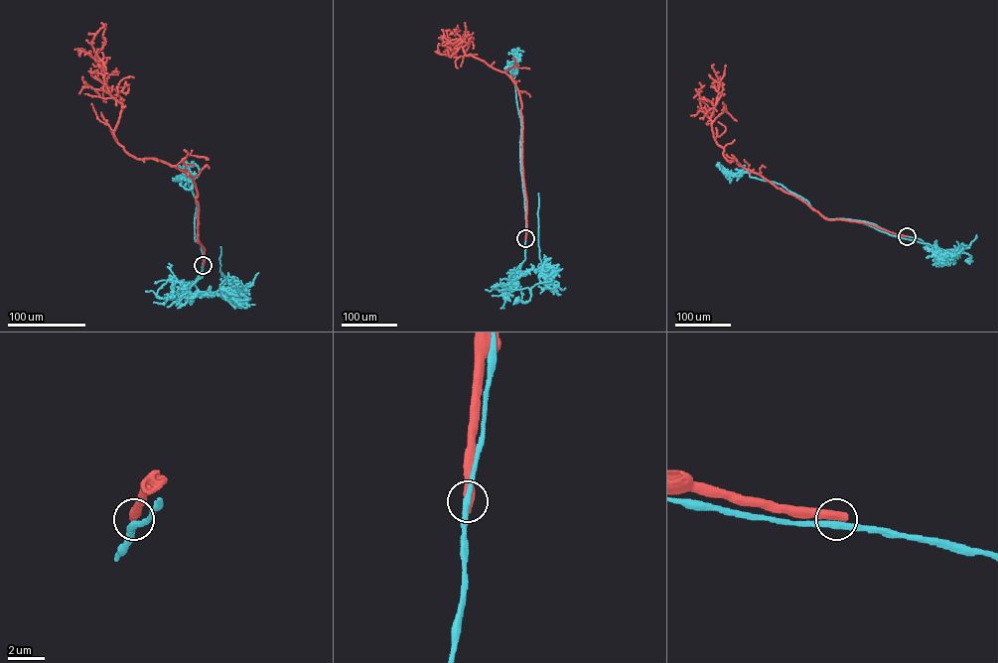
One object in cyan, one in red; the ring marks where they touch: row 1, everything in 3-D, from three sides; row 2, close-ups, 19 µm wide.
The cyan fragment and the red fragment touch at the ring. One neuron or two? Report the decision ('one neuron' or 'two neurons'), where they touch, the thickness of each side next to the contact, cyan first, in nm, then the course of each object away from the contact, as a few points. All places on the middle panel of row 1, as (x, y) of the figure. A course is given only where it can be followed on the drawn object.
two neurons; at (525, 238); 340 nm thick on the cyan side, 550 nm on the other; cyan runs (525, 238), (525, 259), (507, 283), (512, 289), (528, 287), (531, 295), (529, 301), (517, 300); red runs (525, 238), (518, 91), (505, 72), (466, 56), (463, 48), (469, 44), (463, 42), (447, 50), (454, 46)

